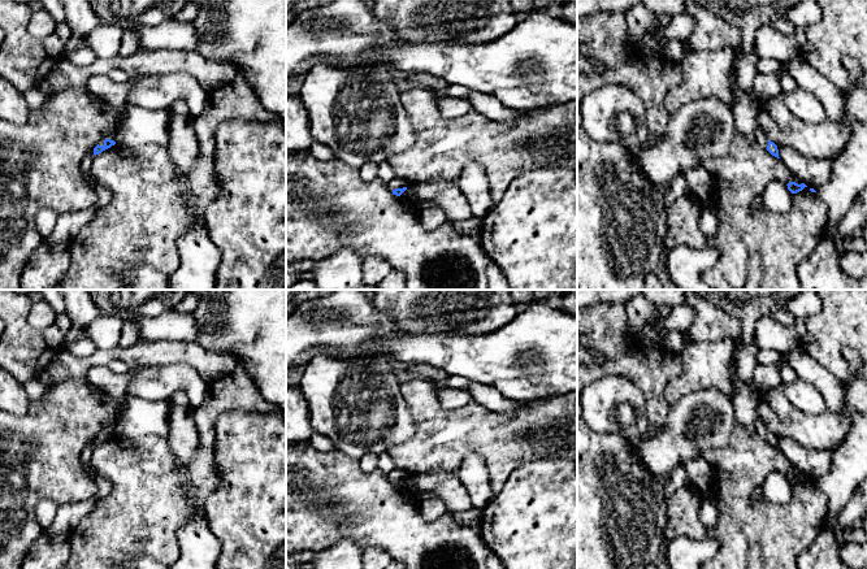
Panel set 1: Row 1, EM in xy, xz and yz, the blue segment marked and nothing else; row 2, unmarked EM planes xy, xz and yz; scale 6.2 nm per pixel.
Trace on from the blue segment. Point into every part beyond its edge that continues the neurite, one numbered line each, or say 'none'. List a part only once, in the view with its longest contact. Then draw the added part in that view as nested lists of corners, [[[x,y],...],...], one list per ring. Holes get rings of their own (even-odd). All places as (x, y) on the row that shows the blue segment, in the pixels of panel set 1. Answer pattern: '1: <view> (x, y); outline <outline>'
1: xz (395, 183); outline [[[394,178],[394,179],[389,183],[389,187],[390,187],[391,191],[395,190],[395,188],[403,188],[403,187],[407,187],[407,186],[408,186],[408,184],[407,184],[404,181],[399,179],[399,178]]]

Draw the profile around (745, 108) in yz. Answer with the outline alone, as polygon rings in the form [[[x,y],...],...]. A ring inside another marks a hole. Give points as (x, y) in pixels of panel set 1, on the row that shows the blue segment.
[[[733,69],[729,73],[729,83],[734,94],[733,113],[736,118],[736,130],[750,143],[757,143],[755,129],[758,126],[757,116],[759,112],[759,103],[753,95],[745,94],[737,87]]]

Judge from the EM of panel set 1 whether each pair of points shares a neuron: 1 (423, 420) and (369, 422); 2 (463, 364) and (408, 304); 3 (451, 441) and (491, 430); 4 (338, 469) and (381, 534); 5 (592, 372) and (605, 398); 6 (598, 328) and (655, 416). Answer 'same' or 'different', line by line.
1: different
2: different
3: same
4: same
5: different
6: same

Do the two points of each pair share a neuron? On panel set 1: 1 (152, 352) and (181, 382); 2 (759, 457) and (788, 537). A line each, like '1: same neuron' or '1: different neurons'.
1: different neurons
2: same neuron

